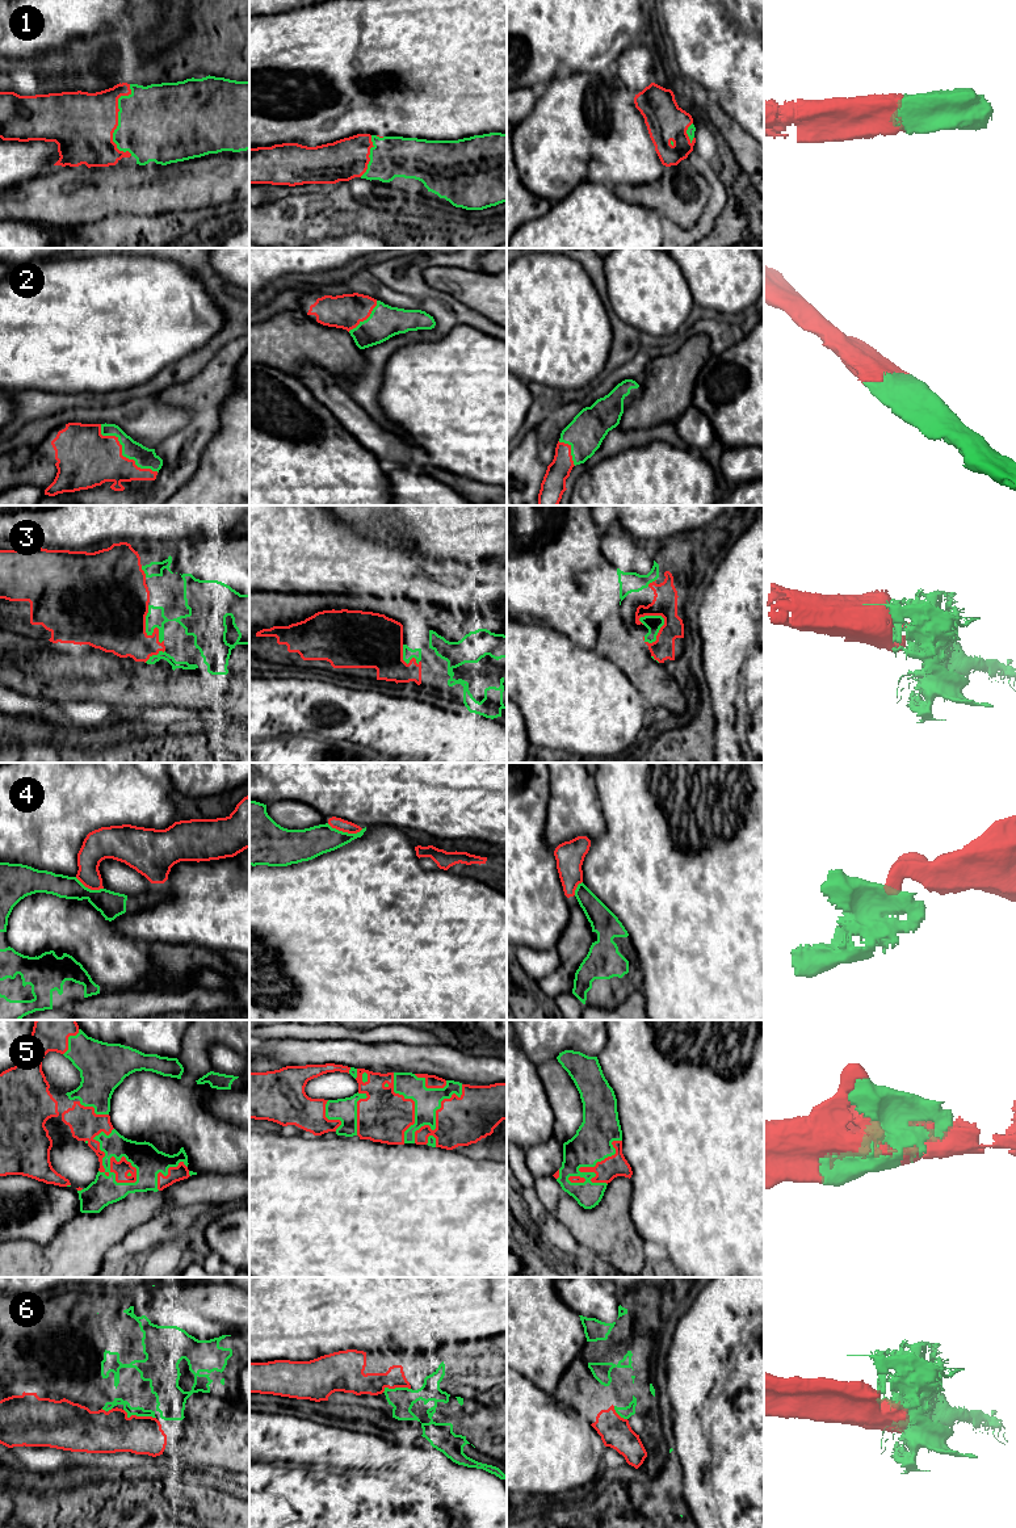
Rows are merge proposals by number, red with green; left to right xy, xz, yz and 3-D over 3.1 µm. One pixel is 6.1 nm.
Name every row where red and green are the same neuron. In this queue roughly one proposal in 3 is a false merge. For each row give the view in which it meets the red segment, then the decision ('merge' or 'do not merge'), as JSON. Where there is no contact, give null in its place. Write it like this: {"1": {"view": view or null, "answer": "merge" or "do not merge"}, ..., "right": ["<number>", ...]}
{"1": {"view": "xy", "answer": "merge"}, "2": {"view": "xy", "answer": "merge"}, "3": {"view": "yz", "answer": "merge"}, "4": {"view": "xz", "answer": "do not merge"}, "5": {"view": "xy", "answer": "merge"}, "6": {"view": "xy", "answer": "do not merge"}, "right": ["1", "2", "3", "5"]}

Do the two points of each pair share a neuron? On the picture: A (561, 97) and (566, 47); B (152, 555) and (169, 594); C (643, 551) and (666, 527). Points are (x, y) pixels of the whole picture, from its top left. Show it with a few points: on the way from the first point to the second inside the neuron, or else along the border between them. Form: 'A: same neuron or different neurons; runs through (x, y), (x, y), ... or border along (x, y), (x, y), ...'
A: different neurons; border along (554, 76), (549, 83)
B: same neuron; runs through (152, 565), (152, 576), (160, 584)
C: different neurons; border along (634, 537), (641, 540)

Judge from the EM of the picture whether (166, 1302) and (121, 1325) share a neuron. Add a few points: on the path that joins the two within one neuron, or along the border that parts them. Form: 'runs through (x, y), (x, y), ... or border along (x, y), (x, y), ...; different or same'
border along (126, 1291), (137, 1315), (168, 1326); different

